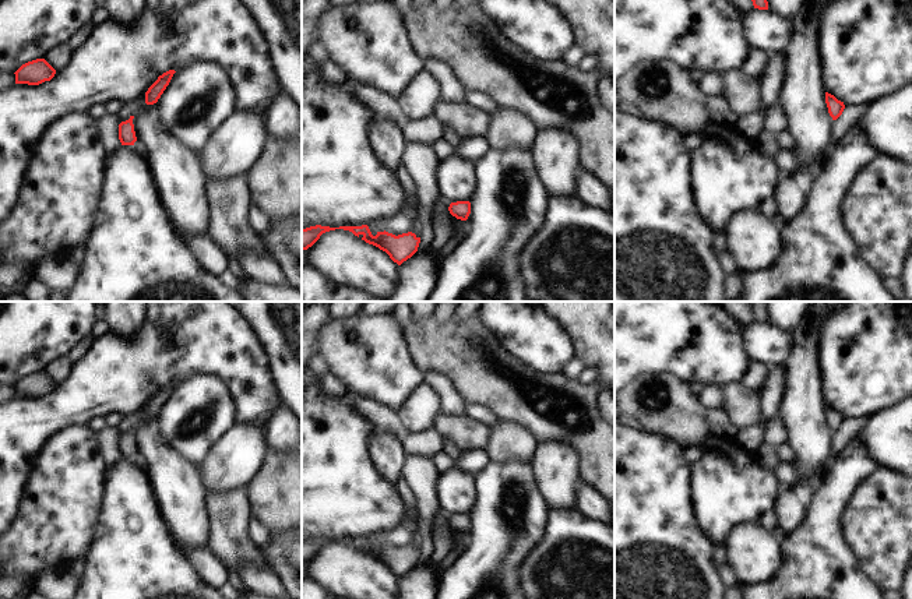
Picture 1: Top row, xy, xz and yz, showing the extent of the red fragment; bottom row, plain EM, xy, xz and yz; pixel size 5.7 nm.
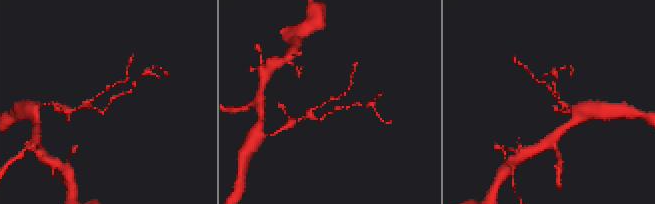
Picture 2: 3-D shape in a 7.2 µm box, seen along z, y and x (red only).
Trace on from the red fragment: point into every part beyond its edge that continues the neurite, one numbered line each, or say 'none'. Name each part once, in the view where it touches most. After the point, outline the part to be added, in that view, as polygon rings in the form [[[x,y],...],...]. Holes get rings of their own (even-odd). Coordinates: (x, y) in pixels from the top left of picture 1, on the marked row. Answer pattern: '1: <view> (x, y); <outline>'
none

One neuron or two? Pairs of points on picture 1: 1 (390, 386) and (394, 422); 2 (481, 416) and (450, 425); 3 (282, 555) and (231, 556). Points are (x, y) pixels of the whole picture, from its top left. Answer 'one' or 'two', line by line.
1: two
2: two
3: two

